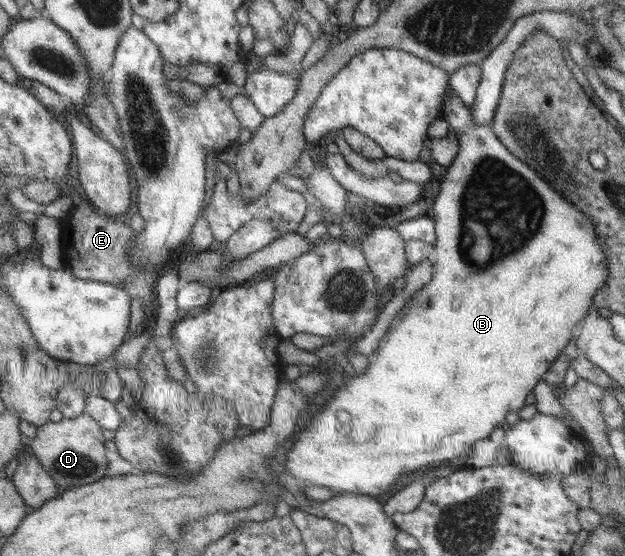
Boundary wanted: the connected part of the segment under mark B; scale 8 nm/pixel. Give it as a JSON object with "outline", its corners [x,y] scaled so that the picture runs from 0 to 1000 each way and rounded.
{"outline":[[[718,158],[714,162],[710,183],[710,212],[720,227],[723,239],[731,243],[734,270],[730,284],[718,295],[704,331],[704,345],[691,367],[691,396],[696,399],[698,435],[685,466],[691,469],[691,500],[688,507],[669,520],[650,541],[646,552],[634,567],[616,606],[605,622],[602,644],[590,653],[582,673],[571,673],[566,680],[554,680],[547,694],[541,694],[536,712],[522,727],[517,737],[504,741],[502,748],[490,755],[490,773],[470,788],[467,806],[451,831],[451,845],[486,874],[518,874],[541,885],[563,885],[571,890],[589,890],[614,897],[624,888],[629,871],[643,867],[643,856],[661,856],[680,842],[699,842],[710,827],[726,827],[733,820],[746,820],[763,791],[781,788],[790,770],[800,768],[810,754],[813,741],[830,741],[842,727],[845,705],[859,696],[859,689],[870,683],[864,673],[882,664],[885,653],[902,622],[915,612],[918,586],[942,568],[949,554],[950,536],[957,520],[974,504],[974,475],[970,453],[957,446],[958,419],[947,410],[944,396],[912,363],[906,363],[874,324],[867,324],[842,291],[822,279],[792,245],[789,232],[781,225],[765,225],[752,203],[752,196],[739,176]]]}

